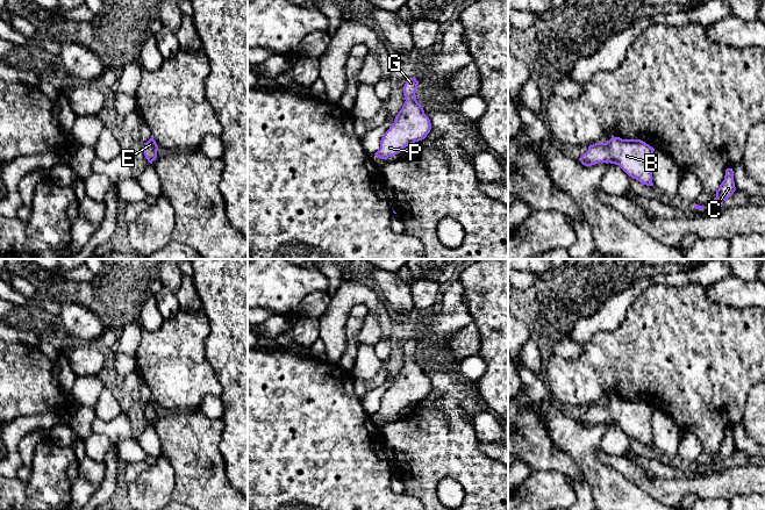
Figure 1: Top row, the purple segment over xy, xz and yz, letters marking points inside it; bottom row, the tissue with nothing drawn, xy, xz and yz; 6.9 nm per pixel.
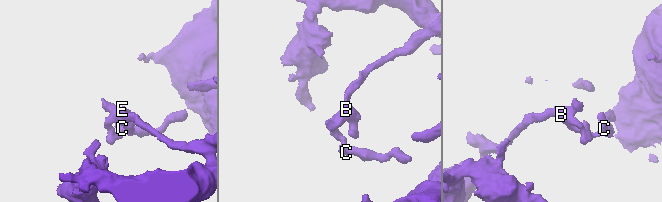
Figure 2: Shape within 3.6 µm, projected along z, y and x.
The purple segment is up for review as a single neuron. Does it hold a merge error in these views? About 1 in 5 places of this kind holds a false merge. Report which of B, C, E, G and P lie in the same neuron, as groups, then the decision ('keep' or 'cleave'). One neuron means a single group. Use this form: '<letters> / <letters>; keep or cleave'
B C E G P; keep

